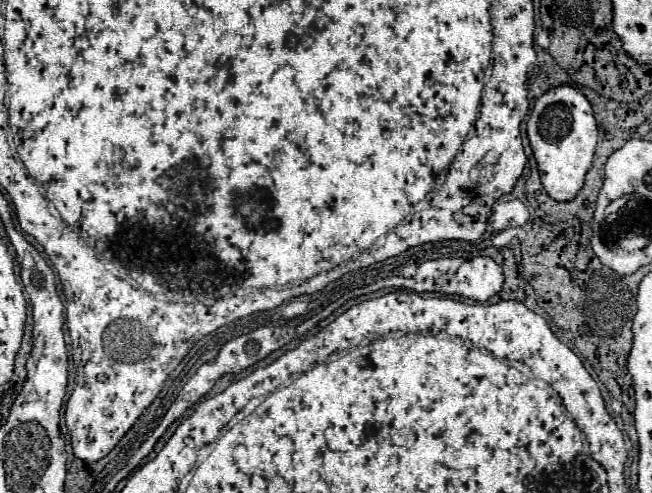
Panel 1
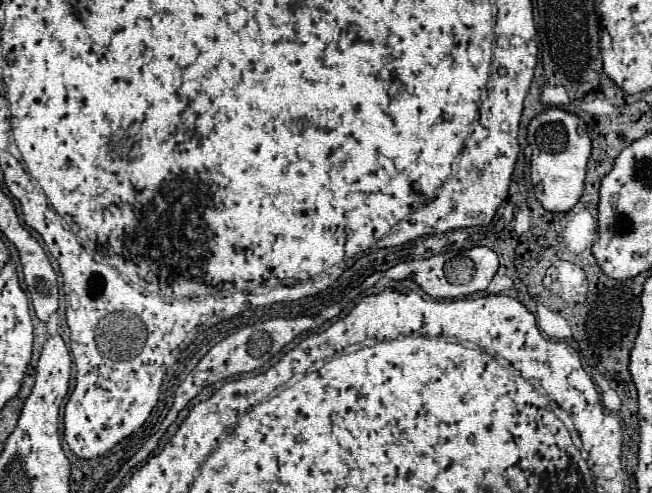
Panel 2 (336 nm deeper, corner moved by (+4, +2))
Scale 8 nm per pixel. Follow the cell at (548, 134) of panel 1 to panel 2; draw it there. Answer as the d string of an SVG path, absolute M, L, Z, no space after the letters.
M548 108L530 122L528 144L532 146L530 178L534 184L534 196L548 212L568 212L582 196L586 164L592 152L584 122L560 108Z

